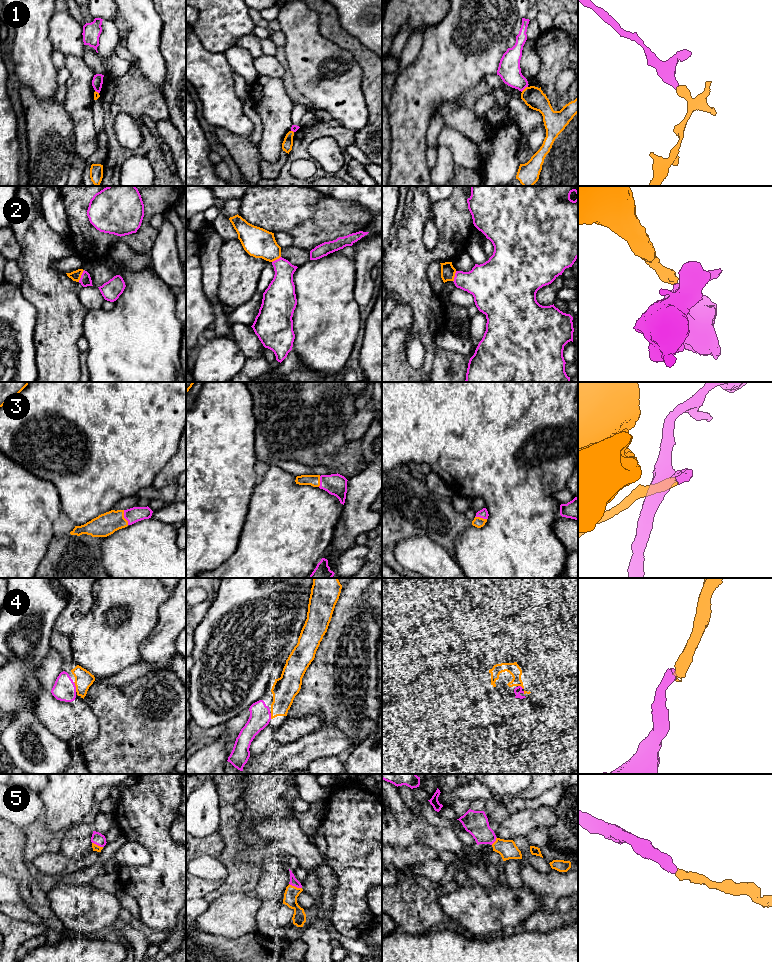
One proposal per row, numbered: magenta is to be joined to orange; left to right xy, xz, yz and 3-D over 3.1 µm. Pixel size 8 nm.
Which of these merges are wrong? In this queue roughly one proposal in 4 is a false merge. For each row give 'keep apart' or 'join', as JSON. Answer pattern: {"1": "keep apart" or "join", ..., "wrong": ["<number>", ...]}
{"1": "keep apart", "2": "join", "3": "join", "4": "join", "5": "join", "wrong": ["1"]}

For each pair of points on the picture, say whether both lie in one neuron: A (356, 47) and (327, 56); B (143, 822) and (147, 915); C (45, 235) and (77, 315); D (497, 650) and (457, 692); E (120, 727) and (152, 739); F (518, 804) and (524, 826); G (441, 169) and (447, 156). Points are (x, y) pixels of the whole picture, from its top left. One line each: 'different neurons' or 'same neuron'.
A: different neurons
B: same neuron
C: same neuron
D: different neurons
E: same neuron
F: different neurons
G: same neuron

